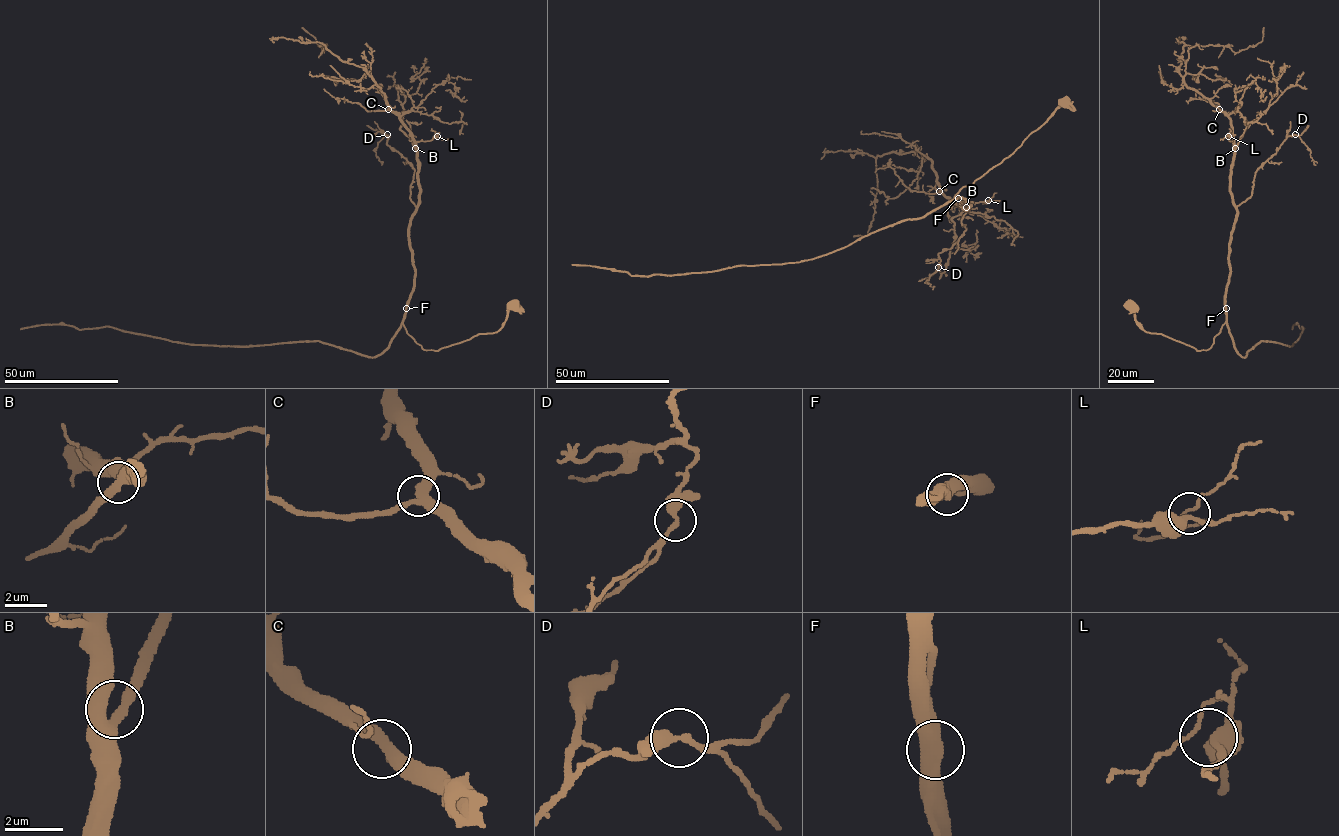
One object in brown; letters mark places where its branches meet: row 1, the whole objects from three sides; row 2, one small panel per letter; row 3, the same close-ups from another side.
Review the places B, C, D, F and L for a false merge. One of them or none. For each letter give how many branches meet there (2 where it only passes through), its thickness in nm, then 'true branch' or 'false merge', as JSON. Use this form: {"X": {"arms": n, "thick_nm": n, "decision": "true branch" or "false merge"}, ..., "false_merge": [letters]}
{"B": {"arms": 2, "thick_nm": 400, "decision": "true branch"}, "C": {"arms": 3, "thick_nm": 400, "decision": "true branch"}, "D": {"arms": 2, "thick_nm": 320, "decision": "true branch"}, "F": {"arms": 2, "thick_nm": 500, "decision": "true branch"}, "L": {"arms": 2, "thick_nm": 440, "decision": "true branch"}, "false_merge": []}

